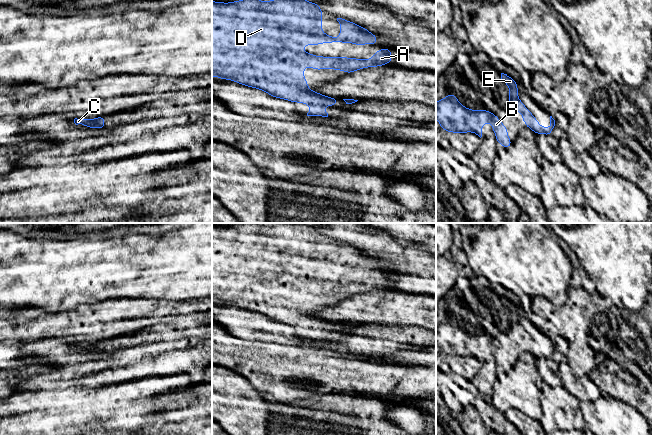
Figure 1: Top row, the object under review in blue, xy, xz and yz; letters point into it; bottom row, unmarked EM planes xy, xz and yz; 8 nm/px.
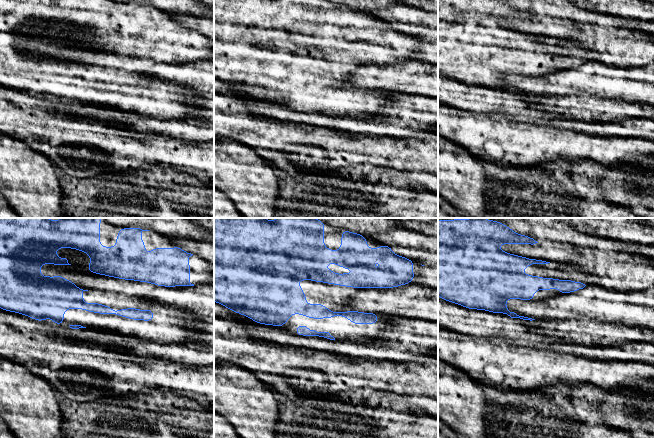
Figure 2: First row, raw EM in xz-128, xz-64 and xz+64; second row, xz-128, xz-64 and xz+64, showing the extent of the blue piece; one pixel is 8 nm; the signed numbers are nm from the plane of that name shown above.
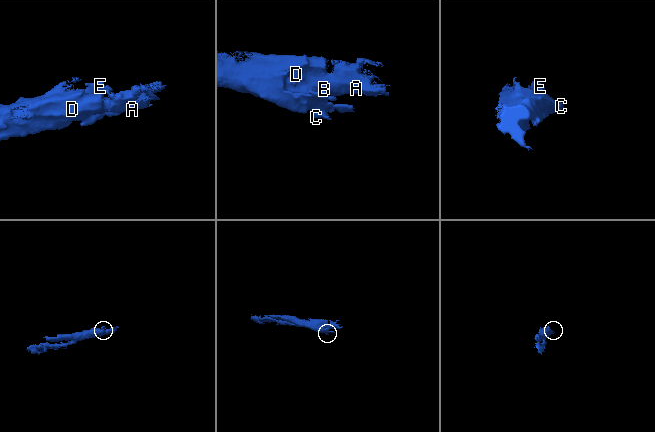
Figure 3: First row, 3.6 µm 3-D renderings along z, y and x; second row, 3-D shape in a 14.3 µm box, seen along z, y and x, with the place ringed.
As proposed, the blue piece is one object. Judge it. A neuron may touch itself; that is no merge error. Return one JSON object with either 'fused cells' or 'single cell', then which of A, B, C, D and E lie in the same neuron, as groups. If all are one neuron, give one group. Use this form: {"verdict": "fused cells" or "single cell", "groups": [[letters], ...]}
{"verdict": "single cell", "groups": [["A", "B", "C", "D", "E"]]}

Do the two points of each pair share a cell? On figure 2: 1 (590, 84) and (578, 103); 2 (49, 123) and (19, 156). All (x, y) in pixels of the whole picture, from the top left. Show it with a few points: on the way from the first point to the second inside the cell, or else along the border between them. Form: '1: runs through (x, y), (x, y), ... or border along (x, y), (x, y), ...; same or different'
1: border along (559, 95), (598, 95), (604, 98); different
2: border along (10, 136), (24, 141); different

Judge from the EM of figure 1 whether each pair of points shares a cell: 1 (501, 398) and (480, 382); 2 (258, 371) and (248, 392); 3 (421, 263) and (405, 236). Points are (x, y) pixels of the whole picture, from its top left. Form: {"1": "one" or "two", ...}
{"1": "two", "2": "two", "3": "two"}

